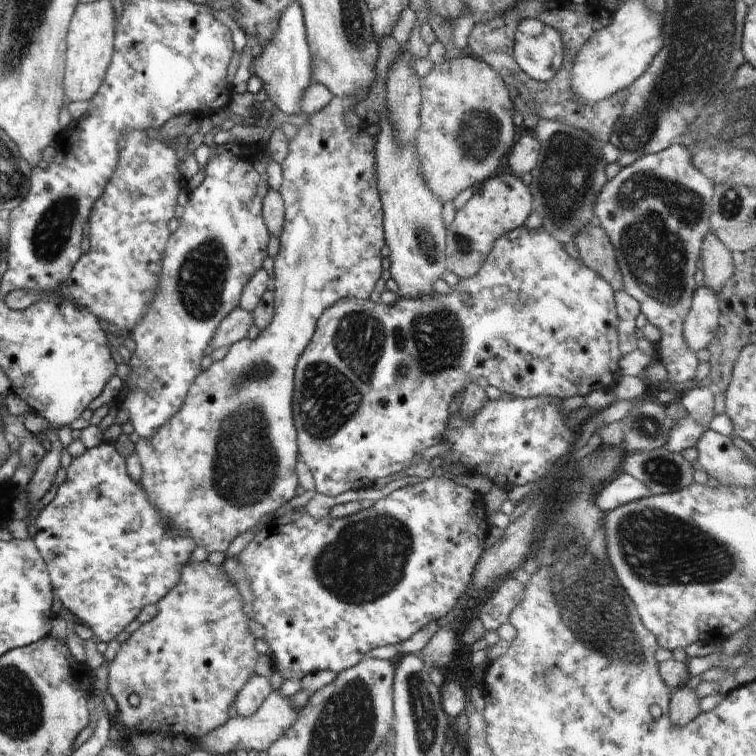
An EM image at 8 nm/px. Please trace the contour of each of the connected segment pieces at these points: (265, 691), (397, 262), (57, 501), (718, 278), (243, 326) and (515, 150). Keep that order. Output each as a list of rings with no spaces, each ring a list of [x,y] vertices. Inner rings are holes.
[[[257,674],[252,675],[234,700],[238,716],[248,718],[253,715],[273,691],[270,678]]]
[[[385,113],[381,114],[377,124],[380,126],[375,138],[377,187],[383,206],[385,244],[390,248],[391,278],[397,282],[400,297],[430,296],[435,293],[434,282],[442,279],[447,270],[443,200],[427,188],[415,140],[408,146],[397,145],[391,122]]]
[[[102,440],[99,445],[87,448],[83,454],[72,459],[70,466],[67,468],[66,479],[58,486],[58,493],[55,498],[44,506],[44,509],[40,511],[35,519],[31,537],[34,539],[37,549],[46,563],[46,568],[51,578],[53,594],[58,596],[63,606],[68,608],[80,622],[84,622],[94,635],[106,643],[115,639],[117,634],[120,634],[130,622],[135,620],[146,605],[157,603],[173,588],[179,579],[181,566],[185,565],[185,562],[190,559],[191,554],[197,547],[195,540],[191,536],[186,536],[184,533],[176,533],[174,529],[171,529],[170,523],[165,523],[163,518],[159,517],[159,512],[147,497],[143,486],[139,482],[134,482],[134,480],[130,479],[130,476],[126,473],[126,459],[116,451],[114,444],[106,442],[106,440]]]
[[[712,232],[703,240],[701,258],[705,284],[716,292],[732,276],[734,270],[731,250]]]
[[[238,308],[232,310],[218,325],[211,340],[212,348],[230,348],[234,343],[246,338],[248,329],[253,325],[251,312]]]
[[[522,132],[517,136],[508,154],[509,167],[517,176],[530,172],[536,166],[540,156],[540,143],[531,132]]]

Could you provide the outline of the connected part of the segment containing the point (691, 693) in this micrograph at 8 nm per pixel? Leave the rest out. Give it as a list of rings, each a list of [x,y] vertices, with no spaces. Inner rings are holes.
[[[684,686],[671,694],[669,702],[670,722],[673,727],[681,729],[692,722],[700,713],[699,700],[696,696],[696,688]]]

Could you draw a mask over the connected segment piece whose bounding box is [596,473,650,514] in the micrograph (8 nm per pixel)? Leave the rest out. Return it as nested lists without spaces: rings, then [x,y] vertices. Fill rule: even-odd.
[[[619,473],[596,492],[596,504],[603,513],[607,514],[646,495],[650,495],[646,485],[633,476]]]

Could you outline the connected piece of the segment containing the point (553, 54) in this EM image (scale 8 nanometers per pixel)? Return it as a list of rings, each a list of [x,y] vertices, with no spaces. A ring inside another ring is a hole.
[[[522,19],[517,24],[515,44],[518,66],[535,81],[550,82],[562,71],[564,45],[554,27],[538,19]]]

